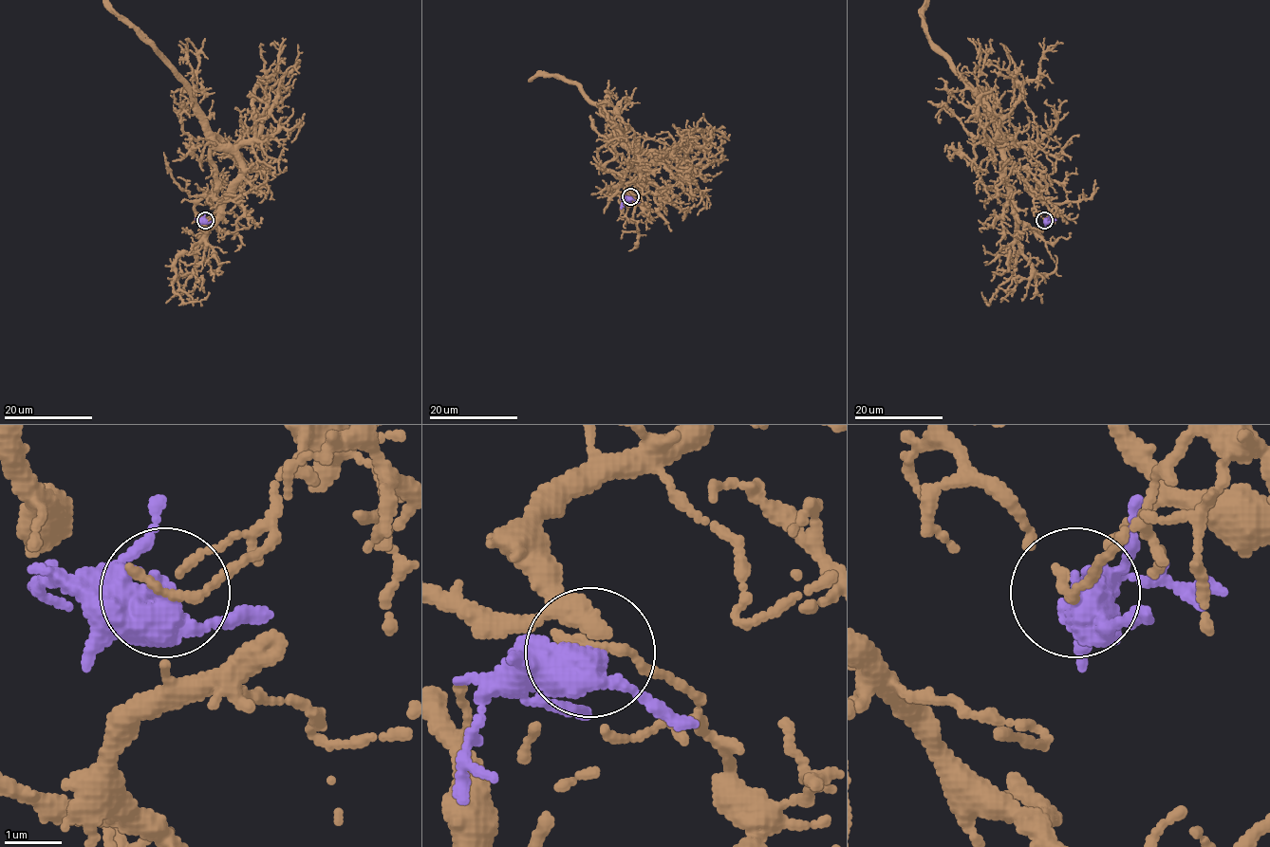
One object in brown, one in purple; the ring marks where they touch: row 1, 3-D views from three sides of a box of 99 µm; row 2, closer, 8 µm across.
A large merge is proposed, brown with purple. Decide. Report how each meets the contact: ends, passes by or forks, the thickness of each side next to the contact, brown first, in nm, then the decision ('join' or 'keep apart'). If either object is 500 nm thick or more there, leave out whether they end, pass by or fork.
brown ends | purple passes by | 190/480 nm | keep apart

